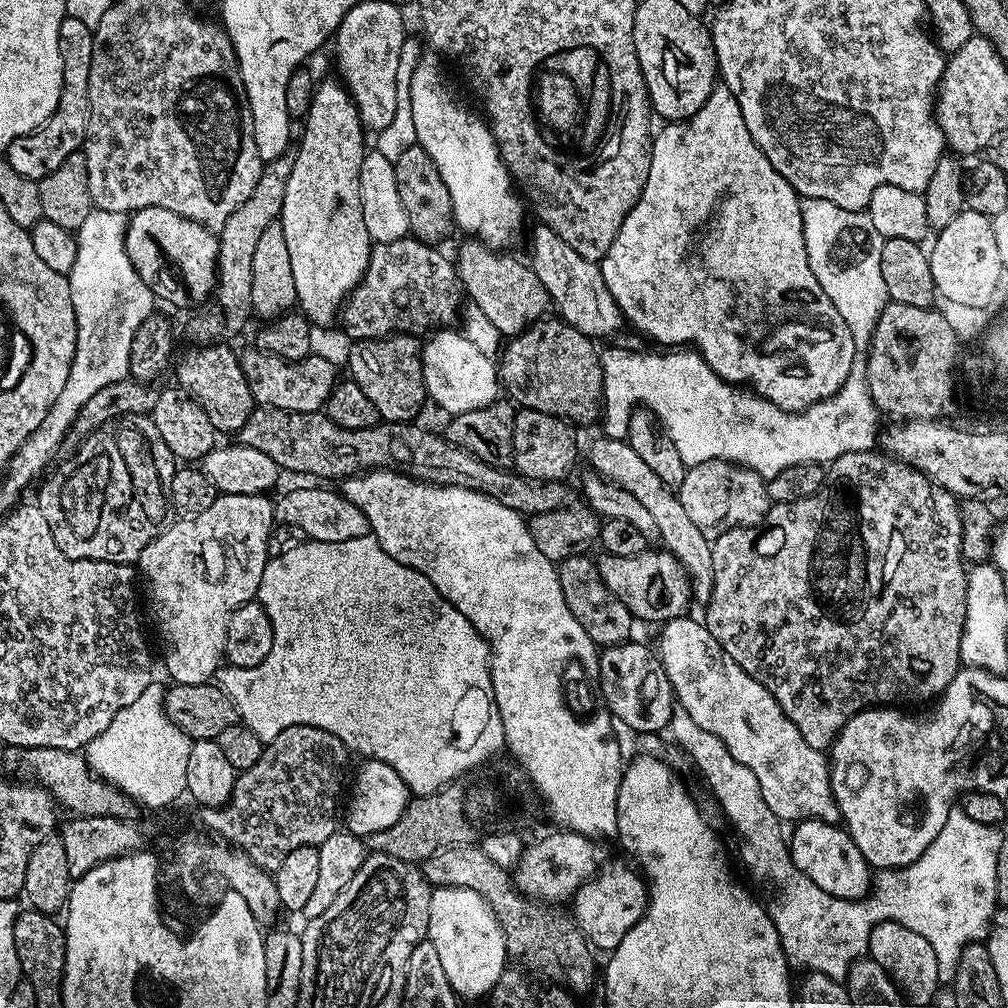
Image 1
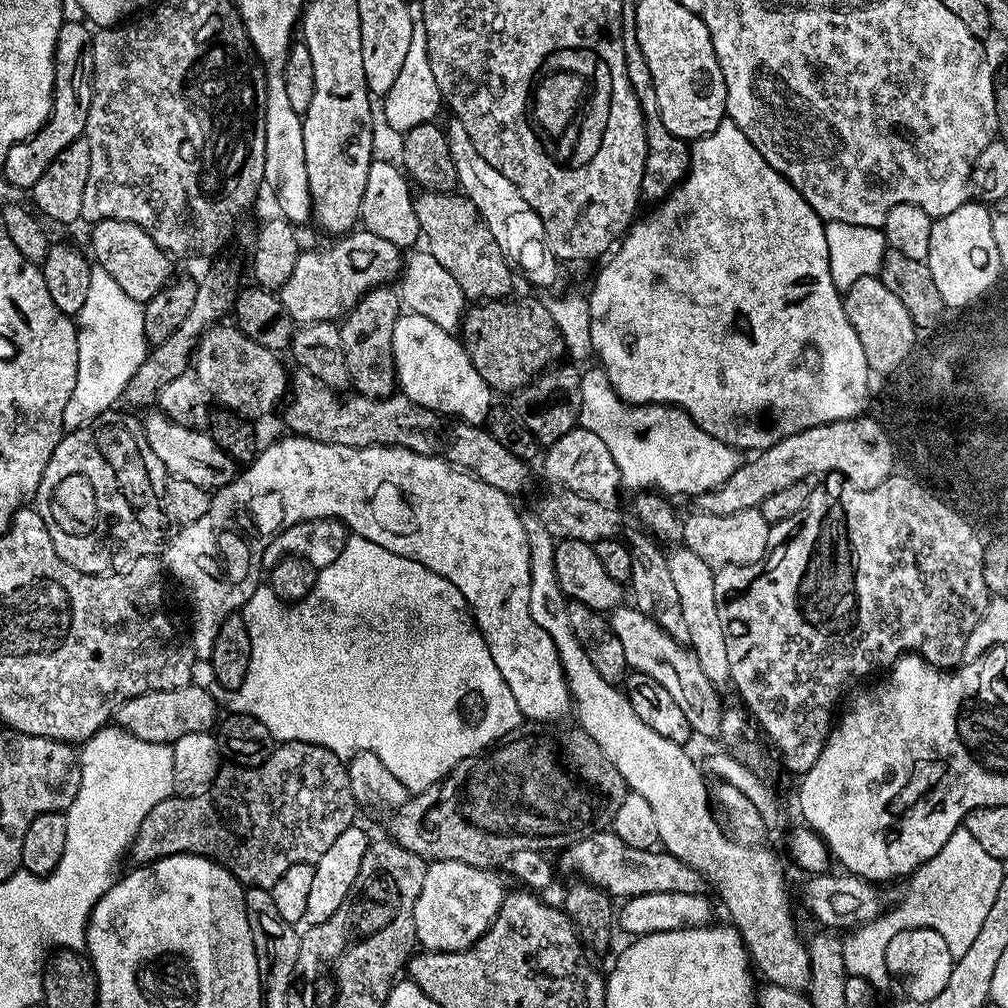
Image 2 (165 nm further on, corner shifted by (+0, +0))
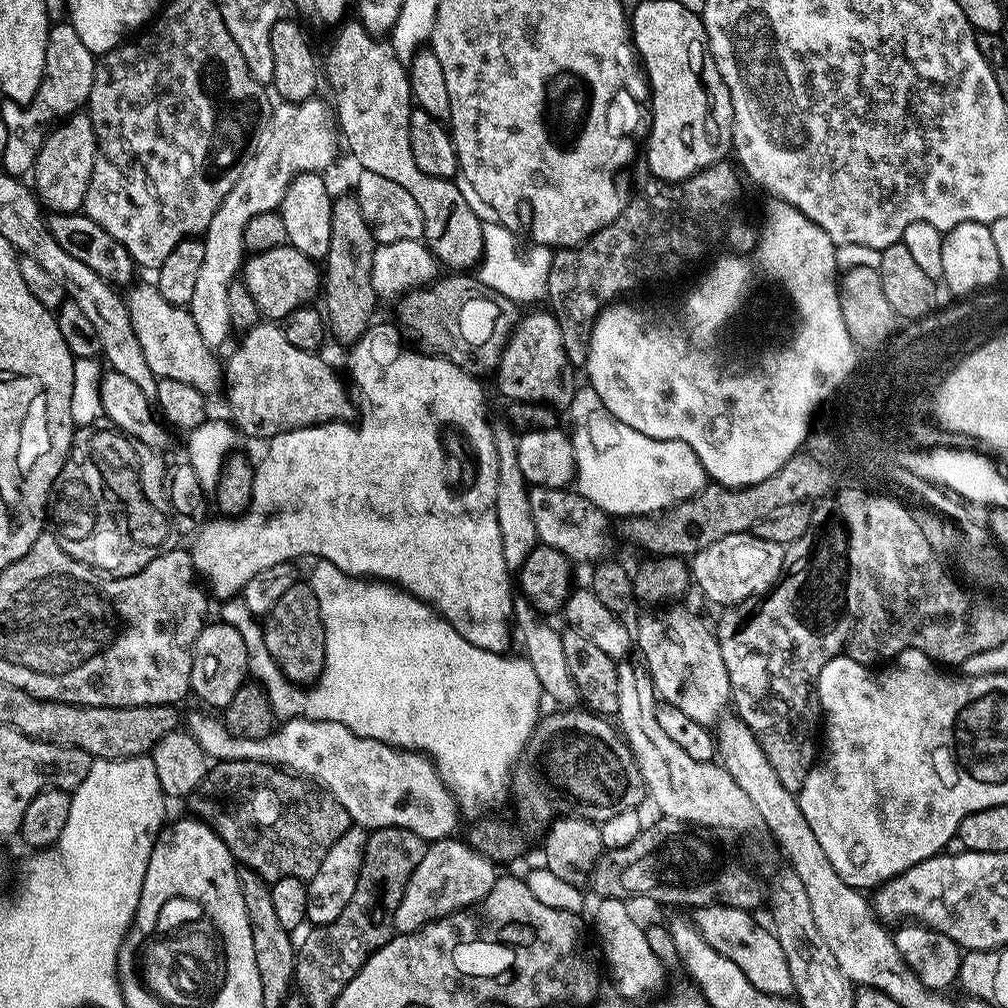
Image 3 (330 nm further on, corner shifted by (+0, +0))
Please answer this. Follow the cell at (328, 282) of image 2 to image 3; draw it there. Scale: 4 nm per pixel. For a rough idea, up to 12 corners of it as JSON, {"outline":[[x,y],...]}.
{"outline":[[268,246],[242,265],[261,317],[283,322],[317,299],[317,261]]}

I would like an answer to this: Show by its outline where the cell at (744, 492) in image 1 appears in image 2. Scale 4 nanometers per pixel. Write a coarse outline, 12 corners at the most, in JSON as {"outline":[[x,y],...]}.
{"outline":[[759,508],[693,511],[683,547],[713,569],[768,554]]}

